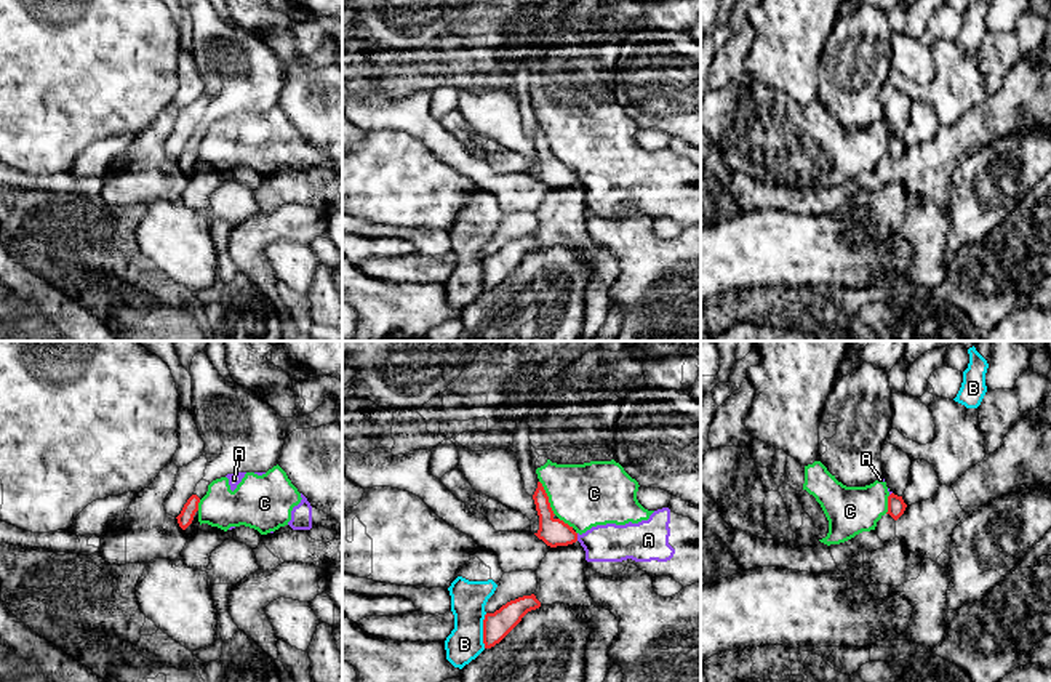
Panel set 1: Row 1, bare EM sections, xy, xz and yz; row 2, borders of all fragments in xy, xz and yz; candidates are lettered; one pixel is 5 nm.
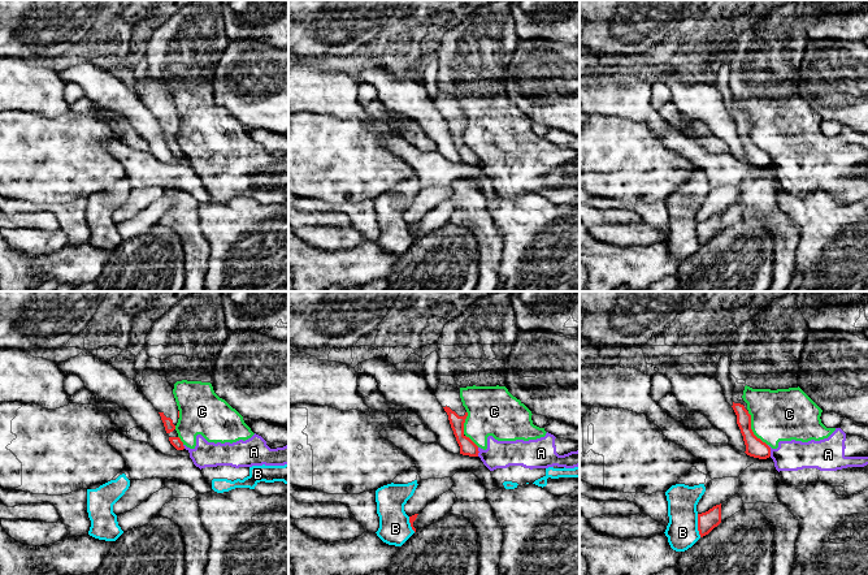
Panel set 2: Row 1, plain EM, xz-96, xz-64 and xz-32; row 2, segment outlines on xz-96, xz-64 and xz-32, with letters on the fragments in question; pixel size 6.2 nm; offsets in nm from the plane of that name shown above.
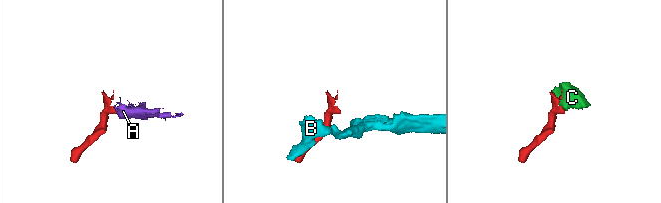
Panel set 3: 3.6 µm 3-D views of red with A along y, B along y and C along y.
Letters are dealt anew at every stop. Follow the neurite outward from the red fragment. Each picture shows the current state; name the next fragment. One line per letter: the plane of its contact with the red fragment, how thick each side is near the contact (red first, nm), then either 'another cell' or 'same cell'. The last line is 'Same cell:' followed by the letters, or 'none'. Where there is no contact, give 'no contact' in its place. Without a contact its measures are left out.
A: contact in xz; calibres 140 and 190 nm; another cell
B: contact in xz; calibres 140 and 180 nm; another cell
C: contact in xz; calibres 140 and 320 nm; another cell
Same cell: none

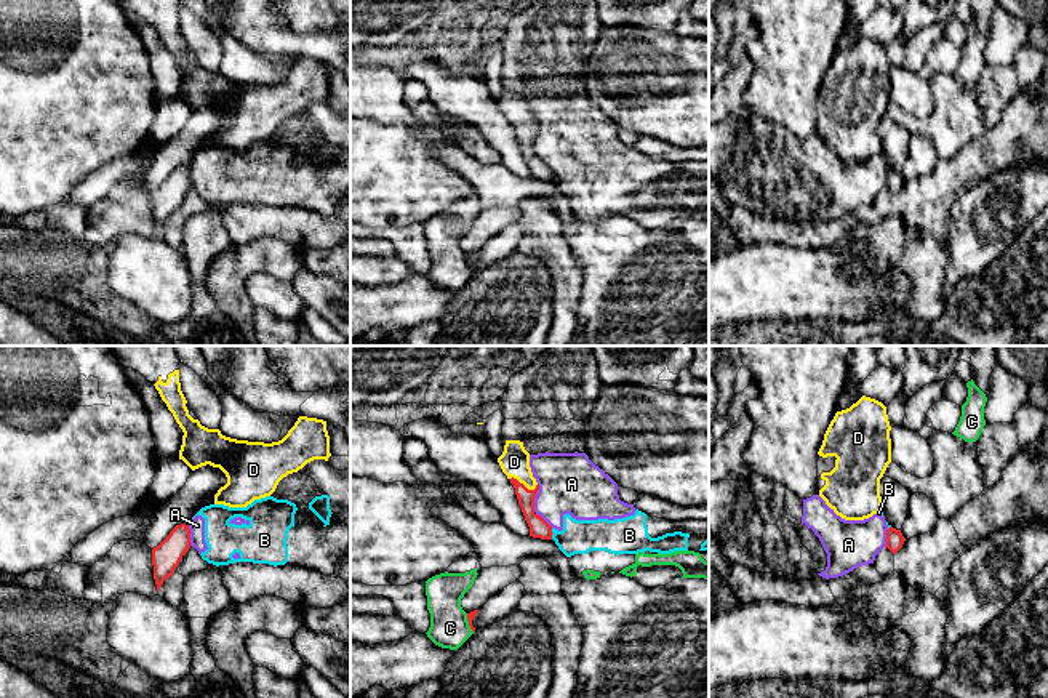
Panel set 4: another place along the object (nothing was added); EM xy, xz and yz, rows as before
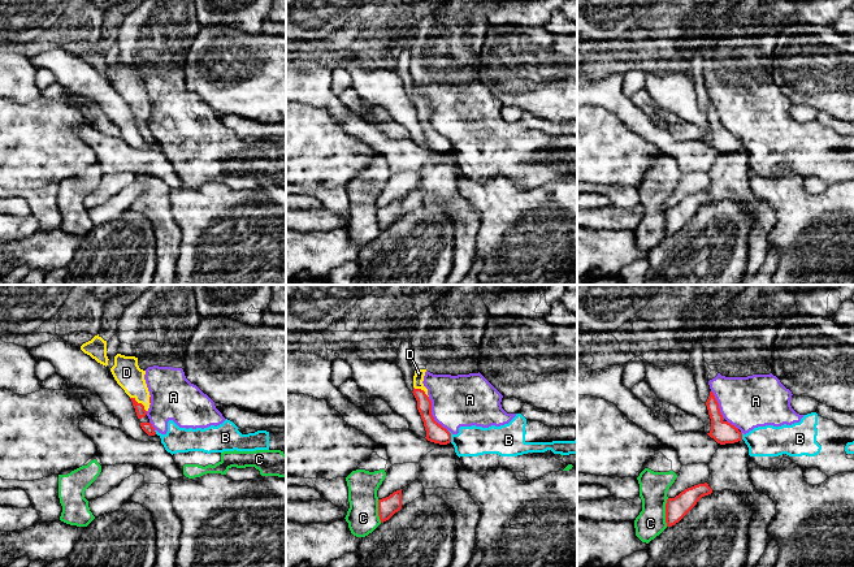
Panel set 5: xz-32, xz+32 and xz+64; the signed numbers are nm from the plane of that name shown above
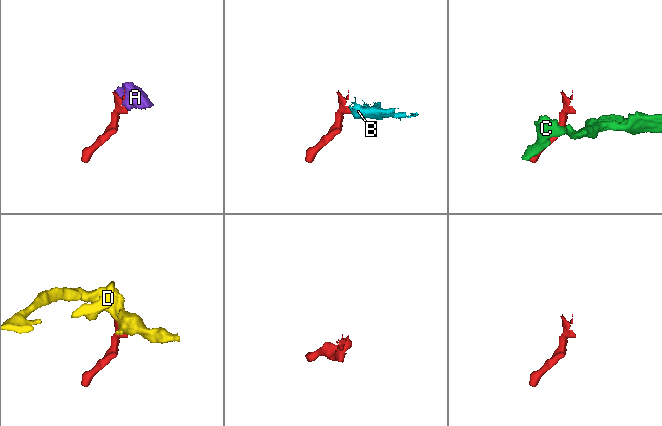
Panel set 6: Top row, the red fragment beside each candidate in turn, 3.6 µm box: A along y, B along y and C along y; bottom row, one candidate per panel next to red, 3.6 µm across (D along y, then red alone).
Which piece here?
A: contact in xz; calibres 100 and 300 nm; another cell
B: contact in xz; calibres 100 and 180 nm; another cell
C: contact in xz; calibres 40 and 190 nm; another cell
D: contact in xz; calibres 100 and 150 nm; same cell
Same cell: D

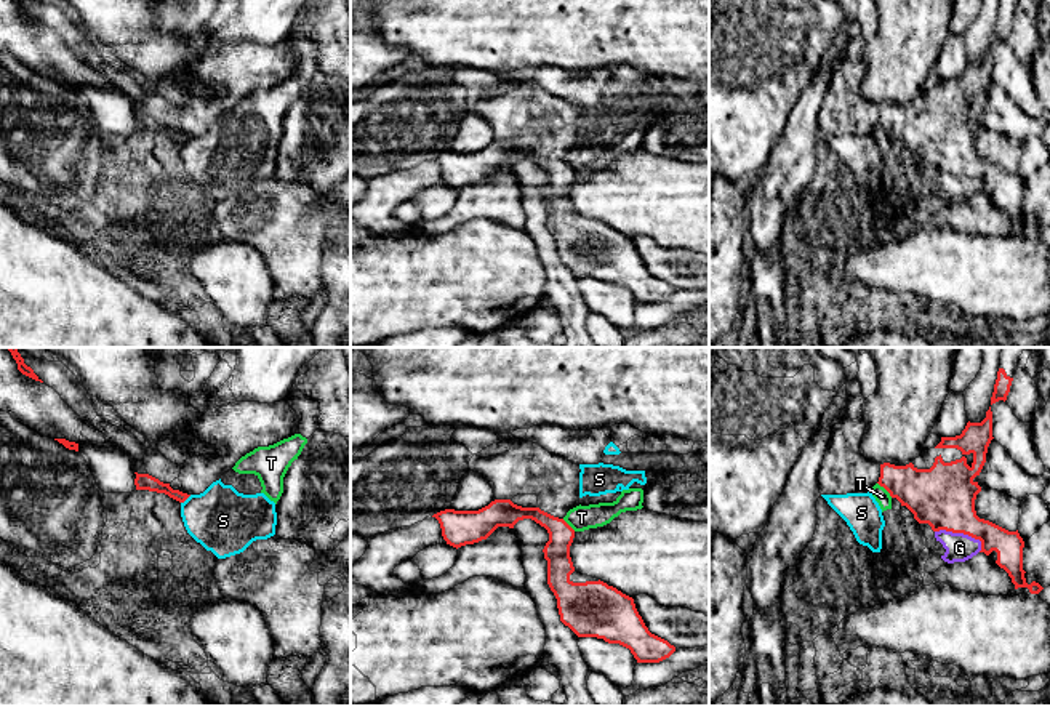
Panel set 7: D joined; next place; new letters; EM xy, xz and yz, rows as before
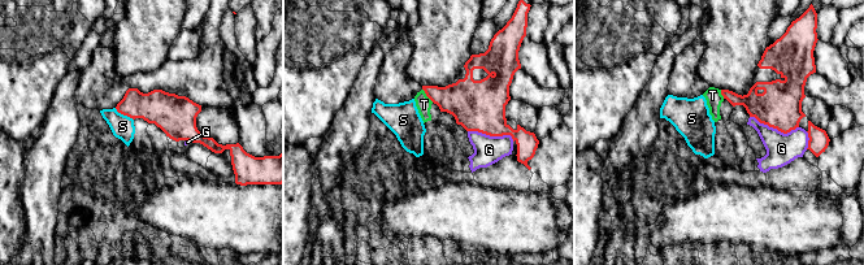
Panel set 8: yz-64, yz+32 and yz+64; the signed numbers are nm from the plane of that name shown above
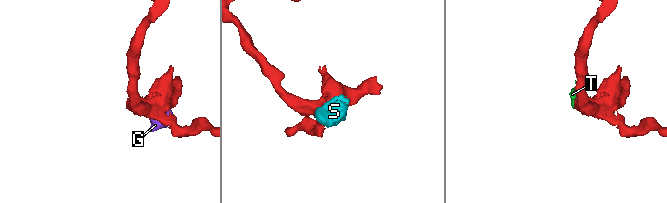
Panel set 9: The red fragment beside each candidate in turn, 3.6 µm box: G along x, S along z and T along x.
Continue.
G: contact in yz; calibres 320 and 140 nm; another cell
S: contact in xy; calibres 80 and 320 nm; another cell
T: contact in yz; calibres 280 and 80 nm; another cell
Same cell: none

